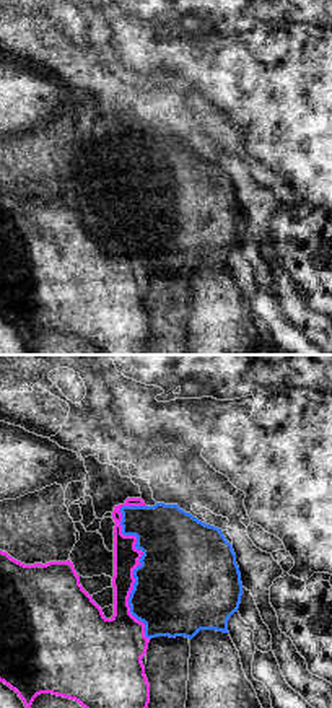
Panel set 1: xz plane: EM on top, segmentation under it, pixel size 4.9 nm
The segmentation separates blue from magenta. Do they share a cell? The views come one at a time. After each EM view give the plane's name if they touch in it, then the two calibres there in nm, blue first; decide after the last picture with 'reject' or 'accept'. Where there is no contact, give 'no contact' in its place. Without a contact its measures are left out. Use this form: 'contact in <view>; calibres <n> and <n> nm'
contact in xz; calibres 460 and 130 nm

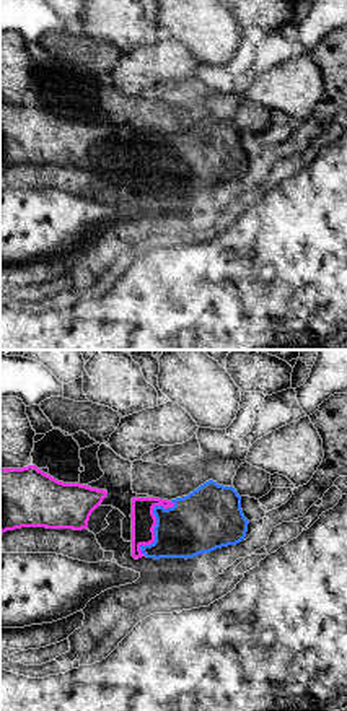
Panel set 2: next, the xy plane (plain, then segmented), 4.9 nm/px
contact in xy; calibres 300 and 120 nm

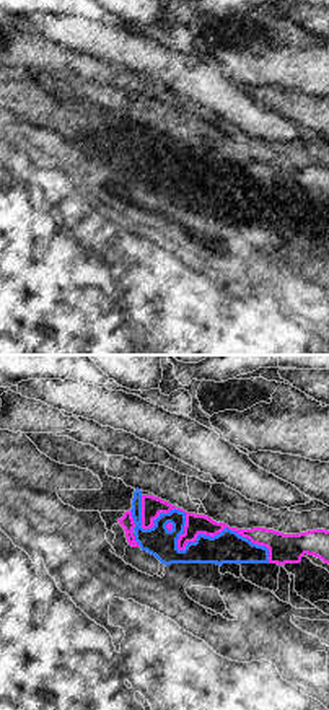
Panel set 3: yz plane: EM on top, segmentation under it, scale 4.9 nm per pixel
contact in yz; calibres 160 and 100 nm

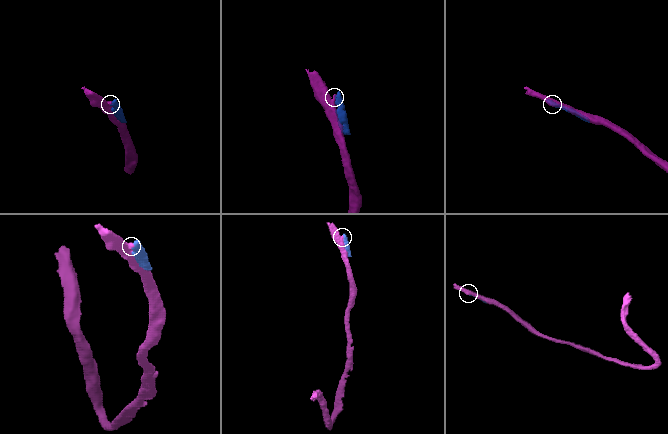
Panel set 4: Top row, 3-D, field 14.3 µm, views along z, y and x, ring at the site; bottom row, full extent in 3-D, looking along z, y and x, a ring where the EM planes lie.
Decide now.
reject

